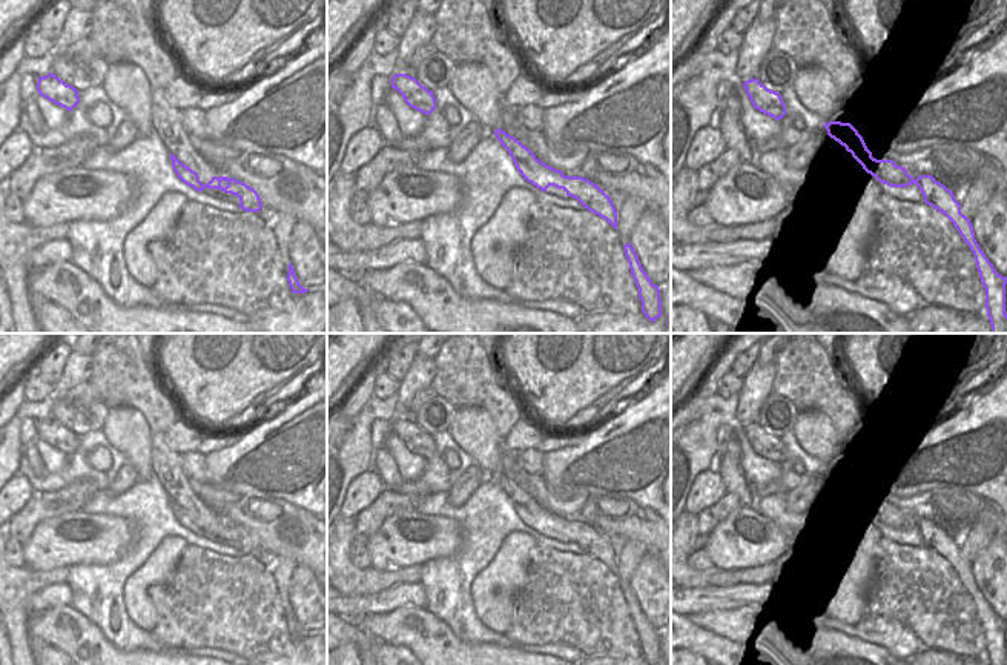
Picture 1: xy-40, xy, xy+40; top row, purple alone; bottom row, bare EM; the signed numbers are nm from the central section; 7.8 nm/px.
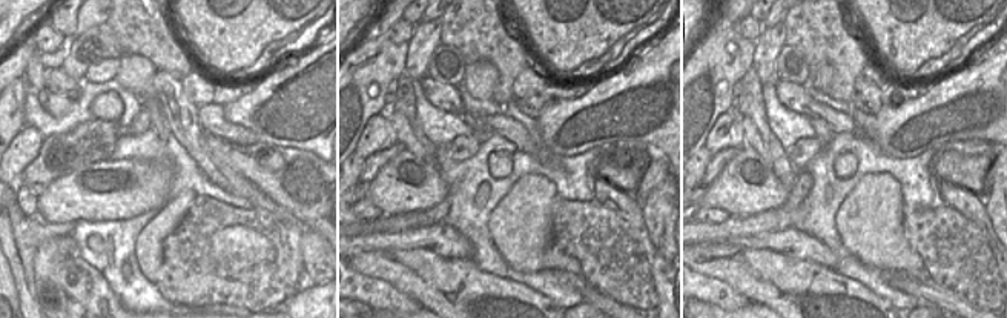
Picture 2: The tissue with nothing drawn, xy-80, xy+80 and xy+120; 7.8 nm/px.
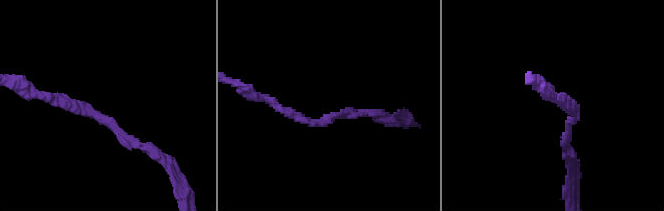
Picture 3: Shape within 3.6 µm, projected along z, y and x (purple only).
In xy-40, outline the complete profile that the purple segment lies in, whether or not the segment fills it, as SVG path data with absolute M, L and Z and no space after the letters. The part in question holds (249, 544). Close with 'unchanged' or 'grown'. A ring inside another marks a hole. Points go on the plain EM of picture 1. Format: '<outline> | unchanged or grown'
M170 498L170 505L177 521L195 534L203 536L204 531L220 533L226 538L236 539L239 542L238 550L246 556L259 556L262 553L258 536L246 527L229 521L212 521L207 528L203 528L198 518L183 508L173 498Z | unchanged

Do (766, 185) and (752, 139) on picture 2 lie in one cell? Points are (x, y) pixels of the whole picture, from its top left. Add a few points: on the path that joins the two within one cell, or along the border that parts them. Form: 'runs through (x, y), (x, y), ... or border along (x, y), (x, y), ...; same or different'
border along (745, 142), (771, 168); different

